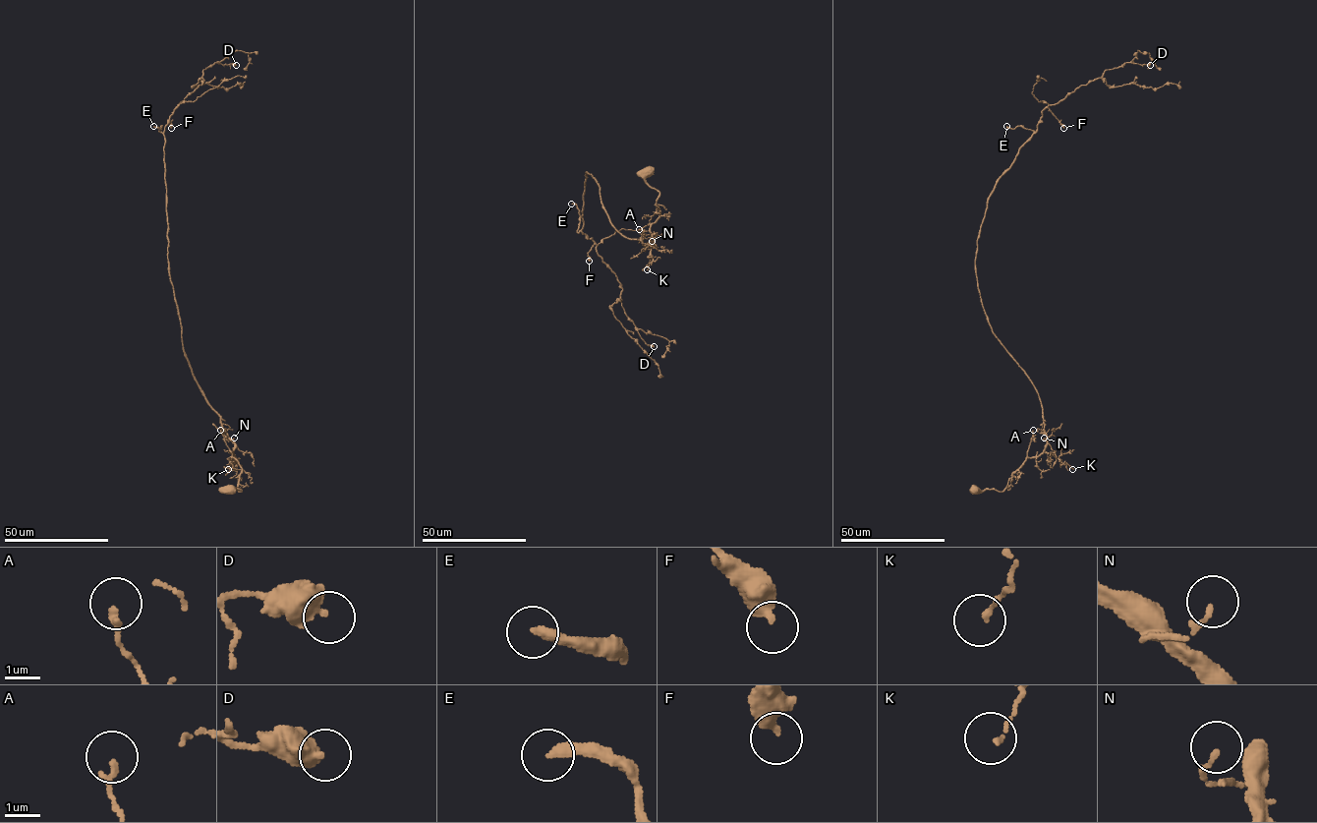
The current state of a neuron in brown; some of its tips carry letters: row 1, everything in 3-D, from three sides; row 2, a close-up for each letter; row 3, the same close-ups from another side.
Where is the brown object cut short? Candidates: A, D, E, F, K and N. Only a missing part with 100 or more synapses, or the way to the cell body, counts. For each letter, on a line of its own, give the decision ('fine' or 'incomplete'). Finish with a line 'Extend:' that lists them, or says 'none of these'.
A: fine
D: fine
E: incomplete
F: fine
K: fine
N: fine
Extend: E

